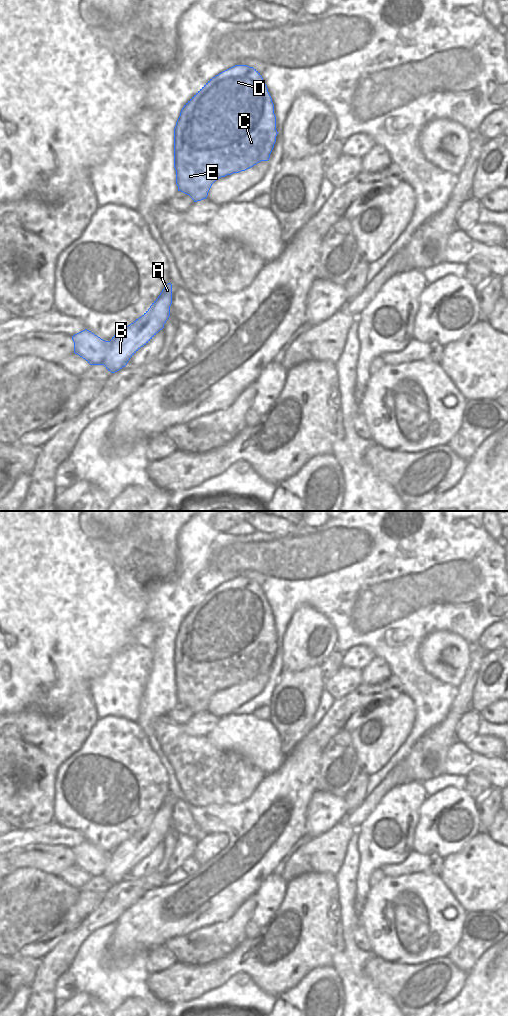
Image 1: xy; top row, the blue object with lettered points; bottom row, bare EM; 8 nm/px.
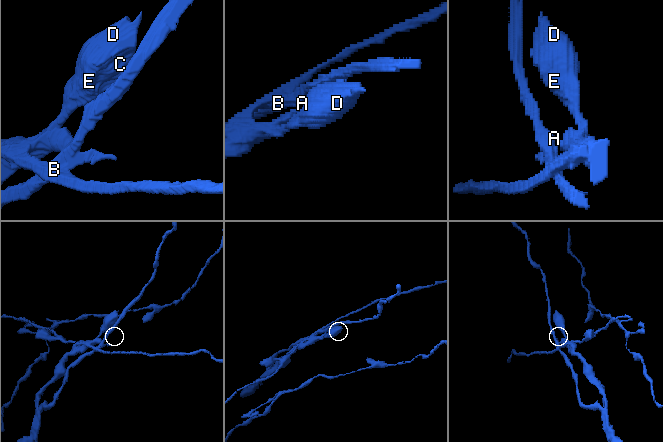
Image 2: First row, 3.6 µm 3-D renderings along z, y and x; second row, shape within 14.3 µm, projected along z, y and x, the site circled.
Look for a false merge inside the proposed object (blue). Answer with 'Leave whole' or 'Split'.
Split

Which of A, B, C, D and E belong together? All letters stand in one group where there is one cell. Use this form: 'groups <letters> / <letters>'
groups A B / C D E

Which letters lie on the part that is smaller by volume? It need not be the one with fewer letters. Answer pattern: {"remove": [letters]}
{"remove": ["A", "B"]}

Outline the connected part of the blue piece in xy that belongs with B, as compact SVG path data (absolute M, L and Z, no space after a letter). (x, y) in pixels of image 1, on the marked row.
M168 283L141 317L112 337L104 360L108 371L115 373L125 367L130 358L164 328L171 304L172 284Z

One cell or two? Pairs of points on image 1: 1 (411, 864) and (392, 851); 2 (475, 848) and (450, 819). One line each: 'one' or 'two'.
1: two
2: two

